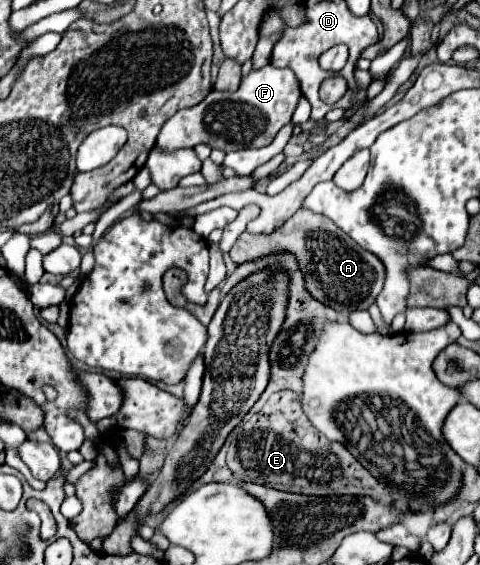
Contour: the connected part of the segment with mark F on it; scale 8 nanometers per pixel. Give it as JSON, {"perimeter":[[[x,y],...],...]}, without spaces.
{"perimeter":[[[272,64],[252,70],[236,92],[218,92],[202,100],[200,106],[178,110],[160,130],[160,148],[194,148],[196,144],[210,144],[224,152],[242,148],[262,148],[268,146],[278,130],[290,124],[292,114],[302,98],[300,82],[290,68],[276,68]]]}

